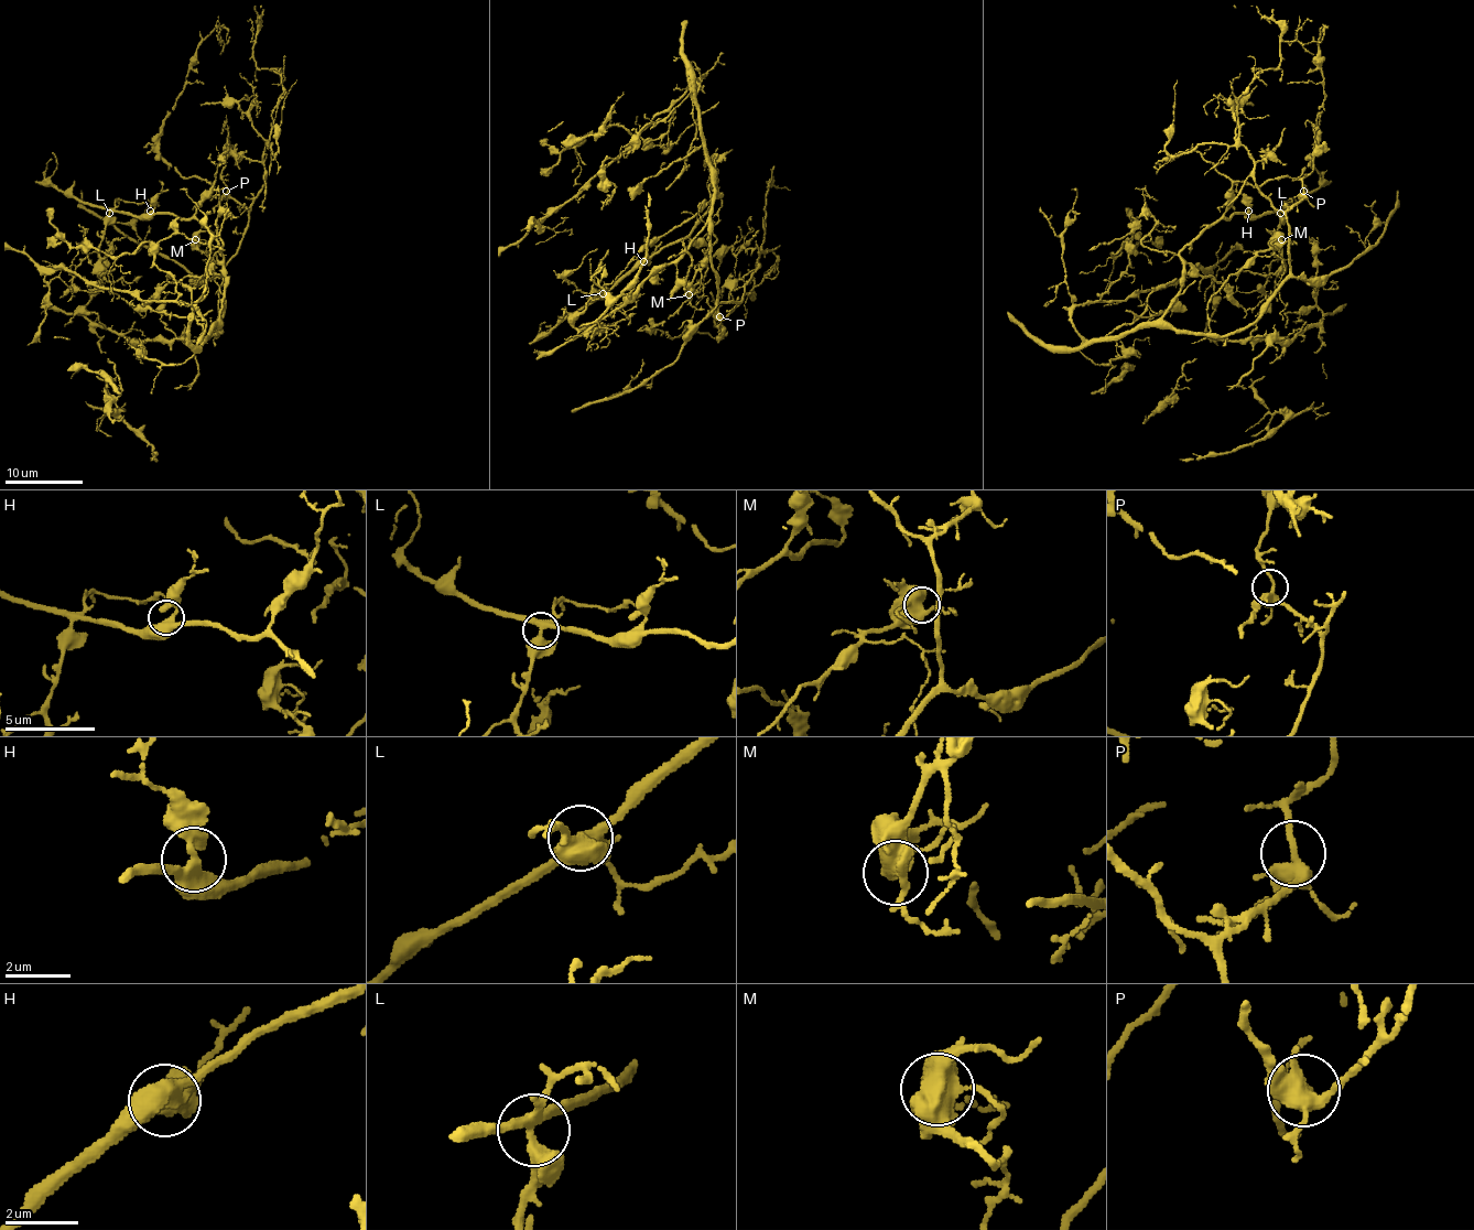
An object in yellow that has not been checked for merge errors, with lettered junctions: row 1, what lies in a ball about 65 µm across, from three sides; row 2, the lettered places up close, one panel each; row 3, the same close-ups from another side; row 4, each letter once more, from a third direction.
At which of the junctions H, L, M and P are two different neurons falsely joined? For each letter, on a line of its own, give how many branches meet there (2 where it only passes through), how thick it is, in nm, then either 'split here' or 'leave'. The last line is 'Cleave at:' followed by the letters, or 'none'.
H: 3 | 380 nm | leave
L: 4 | 360 nm | leave
M: 3 | 550 nm | leave
P: 5 | 320 nm | leave
Cleave at: none

